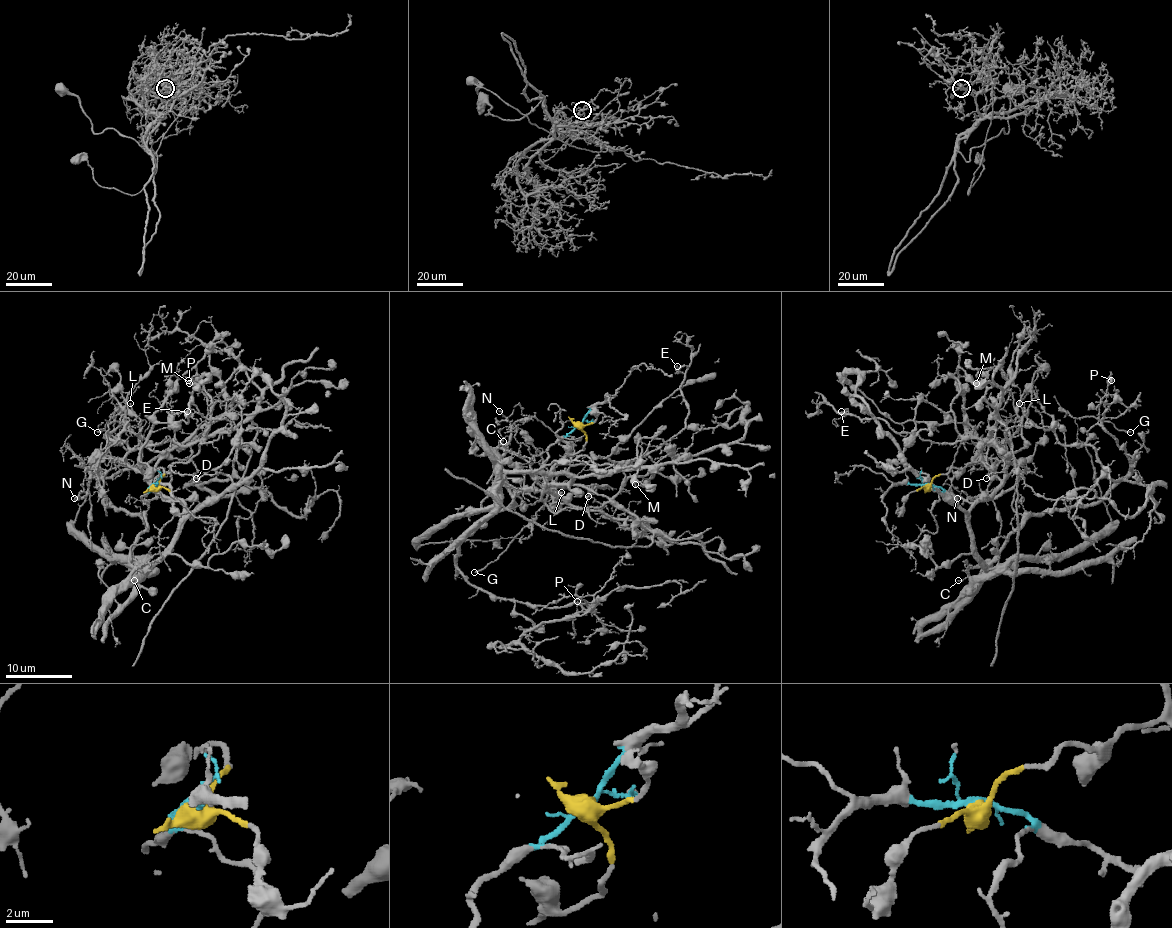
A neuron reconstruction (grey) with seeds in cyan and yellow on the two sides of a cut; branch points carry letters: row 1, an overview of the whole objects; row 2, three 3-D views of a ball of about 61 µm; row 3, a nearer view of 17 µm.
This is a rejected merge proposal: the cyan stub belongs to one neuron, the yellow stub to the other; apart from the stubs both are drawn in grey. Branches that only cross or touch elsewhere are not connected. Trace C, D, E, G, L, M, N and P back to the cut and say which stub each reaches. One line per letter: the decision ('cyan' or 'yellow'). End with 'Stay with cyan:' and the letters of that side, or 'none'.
C: yellow
D: cyan
E: cyan
G: yellow
L: yellow
M: yellow
N: cyan
P: yellow
Stay with cyan: D, E, N

